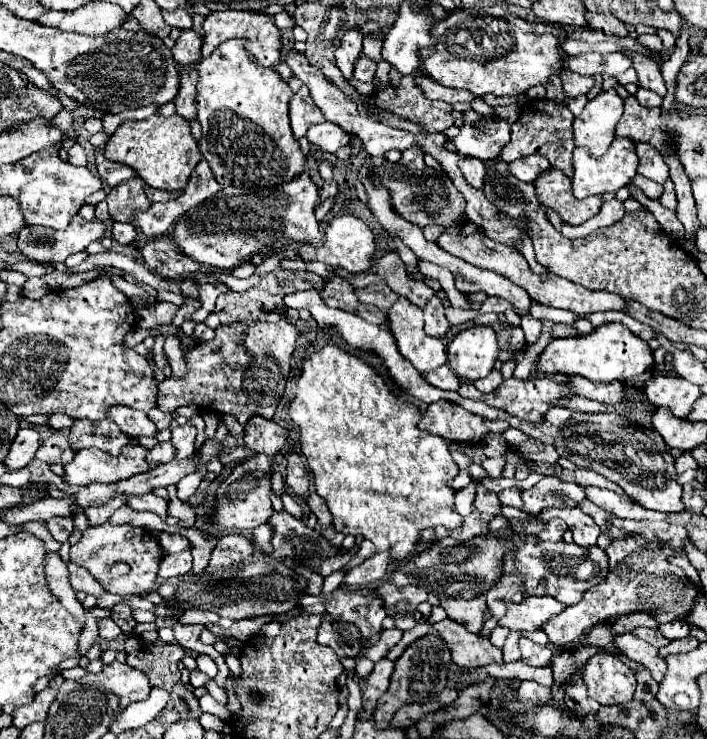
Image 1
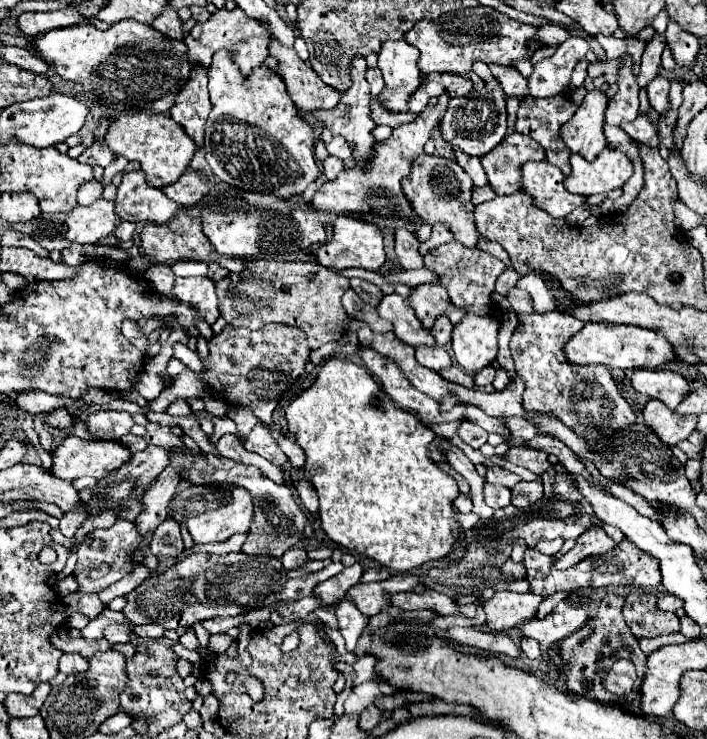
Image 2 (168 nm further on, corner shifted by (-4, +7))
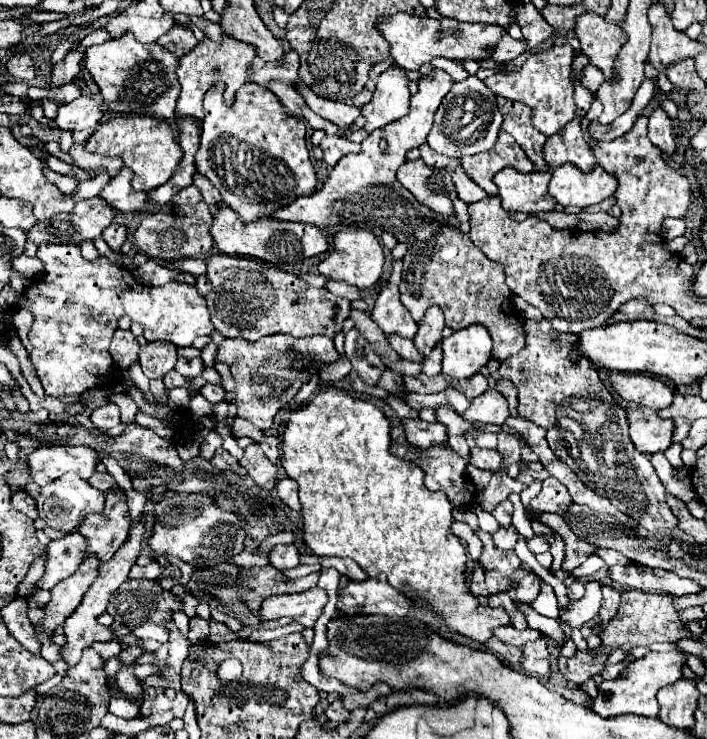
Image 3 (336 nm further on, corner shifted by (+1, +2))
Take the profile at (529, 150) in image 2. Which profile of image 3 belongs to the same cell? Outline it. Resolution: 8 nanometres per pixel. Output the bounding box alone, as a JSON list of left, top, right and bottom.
[460,132,534,196]

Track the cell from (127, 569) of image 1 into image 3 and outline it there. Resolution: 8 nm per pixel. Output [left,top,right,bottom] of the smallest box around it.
[44,558,102,630]

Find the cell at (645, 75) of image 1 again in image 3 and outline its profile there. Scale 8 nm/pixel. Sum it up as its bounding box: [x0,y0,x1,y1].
[648,106,676,156]

